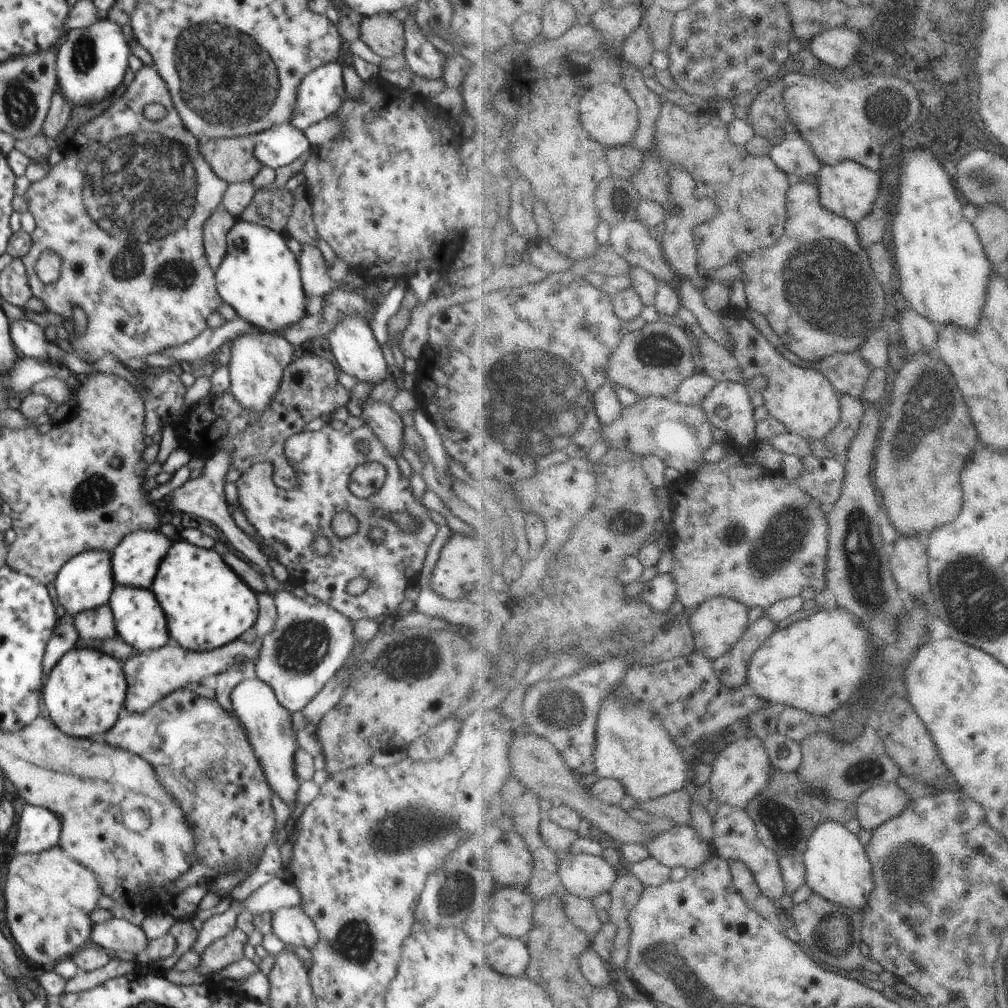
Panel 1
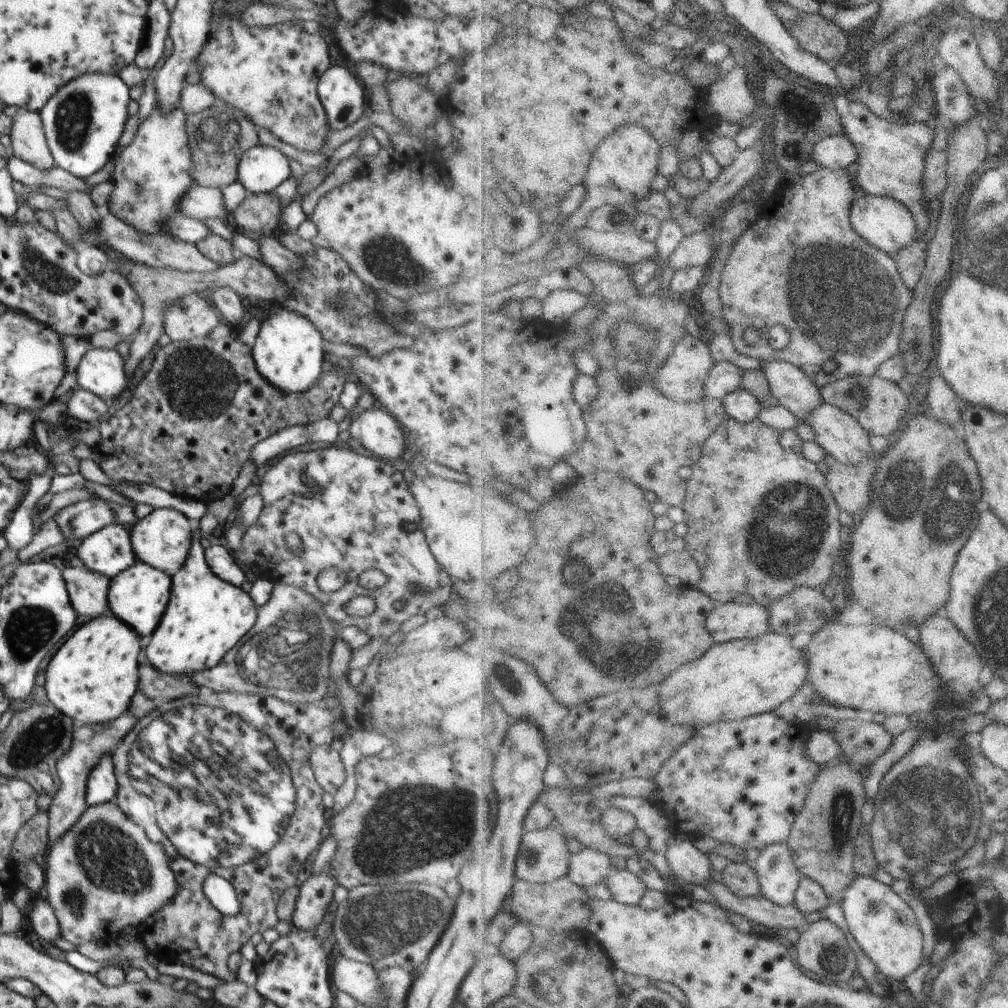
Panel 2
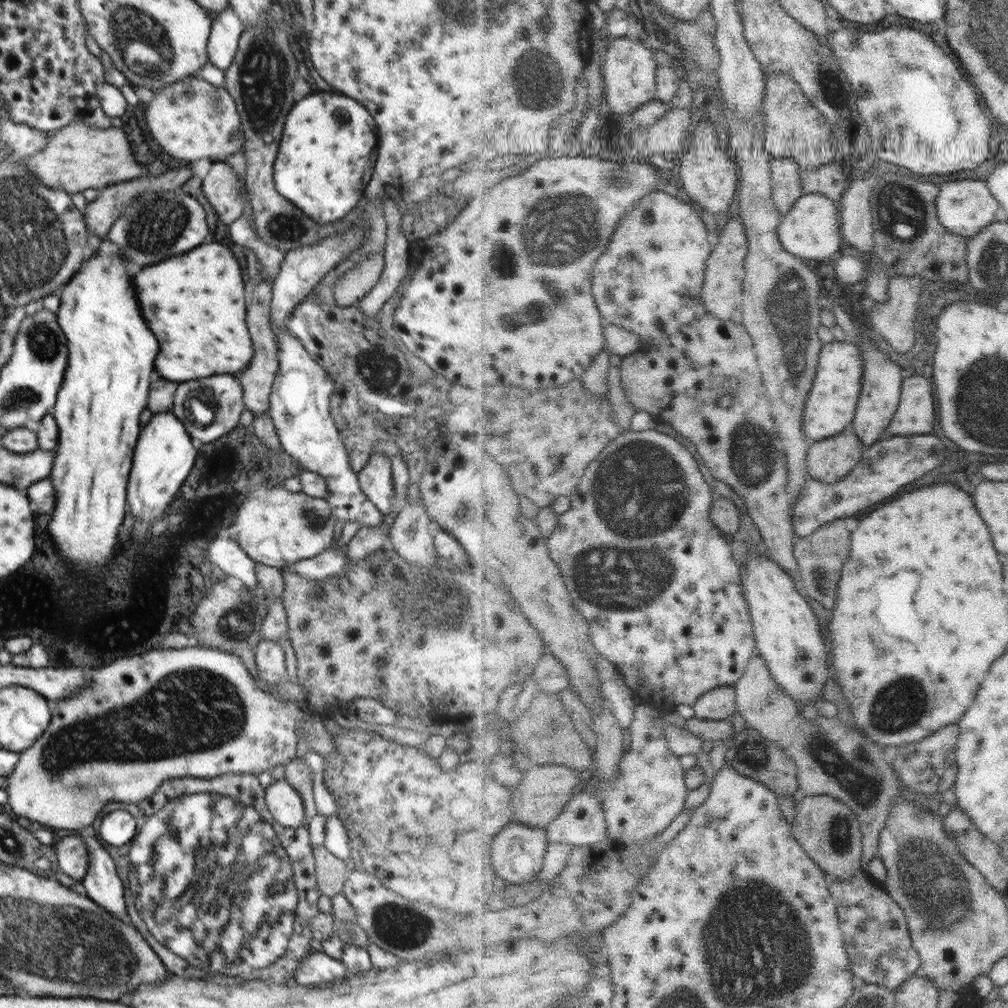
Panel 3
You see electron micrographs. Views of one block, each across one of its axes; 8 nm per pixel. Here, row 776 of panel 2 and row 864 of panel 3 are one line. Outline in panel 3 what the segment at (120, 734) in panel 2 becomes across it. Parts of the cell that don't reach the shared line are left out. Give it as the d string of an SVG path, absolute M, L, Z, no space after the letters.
M68 836L54 844L58 868L81 881L89 867L89 854L82 836Z

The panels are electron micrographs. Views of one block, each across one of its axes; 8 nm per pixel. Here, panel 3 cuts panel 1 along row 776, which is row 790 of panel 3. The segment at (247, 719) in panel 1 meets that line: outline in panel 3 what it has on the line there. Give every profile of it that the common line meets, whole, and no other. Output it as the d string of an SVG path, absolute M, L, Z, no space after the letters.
M286 779L274 780L265 788L265 803L270 814L282 826L303 826L305 808L301 794Z

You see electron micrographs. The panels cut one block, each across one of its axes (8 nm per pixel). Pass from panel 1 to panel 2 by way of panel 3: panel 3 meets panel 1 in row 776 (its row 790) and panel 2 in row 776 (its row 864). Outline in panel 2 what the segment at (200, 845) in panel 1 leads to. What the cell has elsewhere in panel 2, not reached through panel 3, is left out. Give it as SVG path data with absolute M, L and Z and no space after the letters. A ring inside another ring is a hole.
M199 687L199 690L196 690L195 694L190 694L186 697L177 696L173 701L171 700L164 704L162 709L156 709L151 714L151 718L149 717L144 721L140 721L135 732L124 736L113 749L111 757L113 758L117 780L117 793L114 801L132 822L135 822L144 829L147 837L152 842L160 843L164 847L168 864L177 878L179 888L176 894L176 901L166 904L162 910L156 912L152 918L145 920L141 926L144 930L144 936L141 936L141 939L148 953L157 954L161 949L166 947L168 948L170 961L182 962L186 966L217 976L224 982L238 980L237 975L228 969L228 957L233 952L240 951L242 946L250 941L250 938L256 932L262 933L268 930L268 928L275 928L280 921L277 915L277 906L282 893L287 888L298 884L298 874L303 870L304 862L308 860L308 856L314 850L319 850L319 846L323 842L322 828L324 828L324 823L327 822L325 818L328 816L328 811L323 805L323 794L325 791L315 779L310 759L311 752L316 746L331 743L334 740L332 725L336 719L344 719L341 706L336 706L334 709L324 709L318 707L317 703L299 703L298 705L293 705L273 696L251 695L250 693L237 693L234 691L214 692L210 691L209 688ZM200 766L204 768L204 778L206 778L204 782L198 782L200 780ZM210 873L224 877L234 885L240 901L238 914L234 916L223 915L206 898L206 895L203 893L203 882Z

